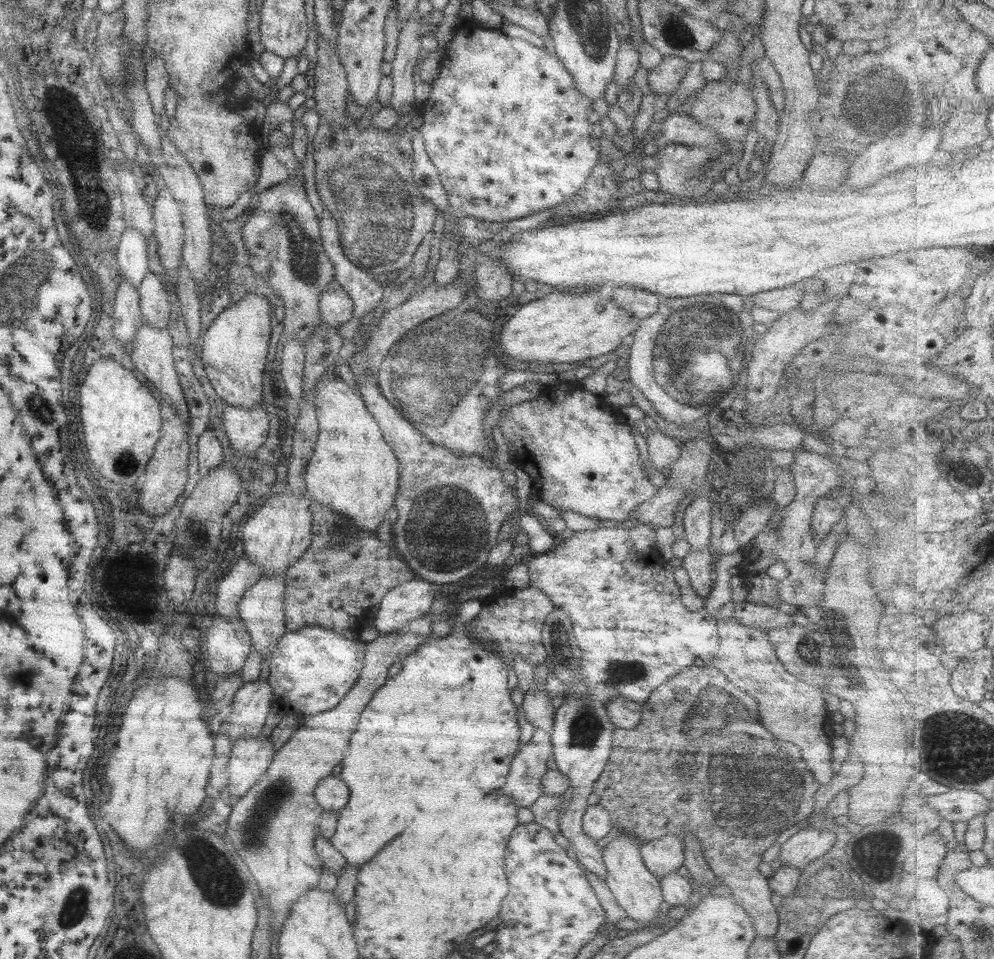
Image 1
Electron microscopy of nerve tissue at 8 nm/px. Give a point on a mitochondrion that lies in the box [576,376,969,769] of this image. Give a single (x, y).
(627, 672)

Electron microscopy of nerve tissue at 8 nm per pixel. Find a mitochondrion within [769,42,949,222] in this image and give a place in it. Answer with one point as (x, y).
(884, 103)

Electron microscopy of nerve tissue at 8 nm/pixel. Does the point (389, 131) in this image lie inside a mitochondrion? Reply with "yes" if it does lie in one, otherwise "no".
no

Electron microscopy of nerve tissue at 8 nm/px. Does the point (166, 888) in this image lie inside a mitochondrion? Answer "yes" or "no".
no

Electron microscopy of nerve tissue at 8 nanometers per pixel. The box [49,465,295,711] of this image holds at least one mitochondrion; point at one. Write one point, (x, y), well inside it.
(198, 534)

